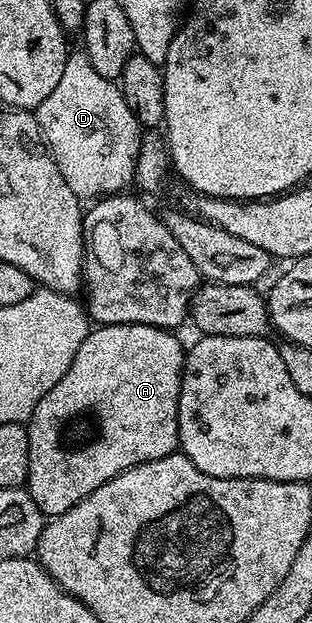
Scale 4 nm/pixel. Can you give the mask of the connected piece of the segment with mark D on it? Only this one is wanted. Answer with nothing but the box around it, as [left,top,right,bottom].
[34,50,144,198]

